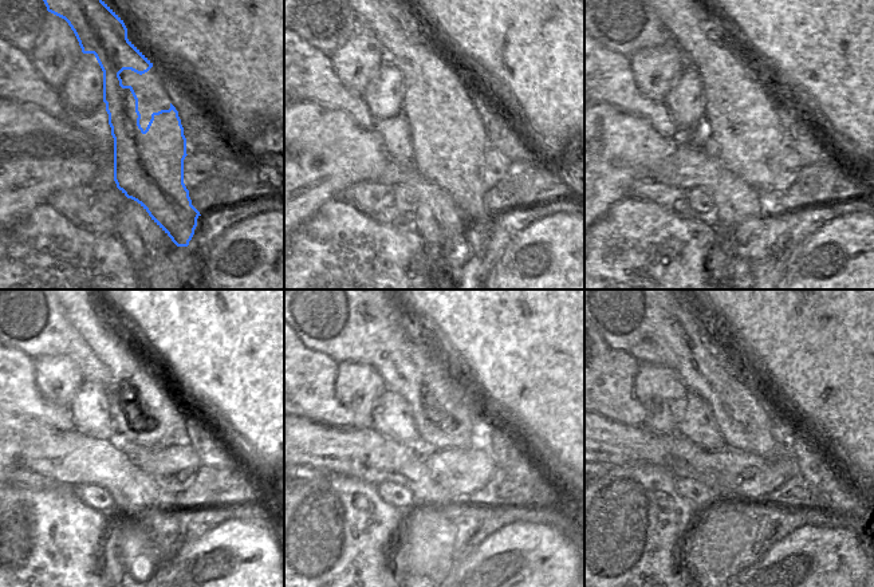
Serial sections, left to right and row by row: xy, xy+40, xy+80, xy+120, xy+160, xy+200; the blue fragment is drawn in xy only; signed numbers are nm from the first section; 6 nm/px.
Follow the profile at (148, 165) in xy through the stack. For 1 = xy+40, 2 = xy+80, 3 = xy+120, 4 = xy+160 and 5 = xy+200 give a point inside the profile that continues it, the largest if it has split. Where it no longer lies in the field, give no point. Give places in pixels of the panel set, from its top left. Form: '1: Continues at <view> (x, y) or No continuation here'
1: Continues at xy+40 (452, 160)
2: Continues at xy+80 (747, 153)
3: Continues at xy+120 (86, 316)
4: Continues at xy+160 (430, 421)
5: Continues at xy+200 (731, 421)

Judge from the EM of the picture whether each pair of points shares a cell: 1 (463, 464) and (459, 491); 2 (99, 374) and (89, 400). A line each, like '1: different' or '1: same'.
1: same
2: different

